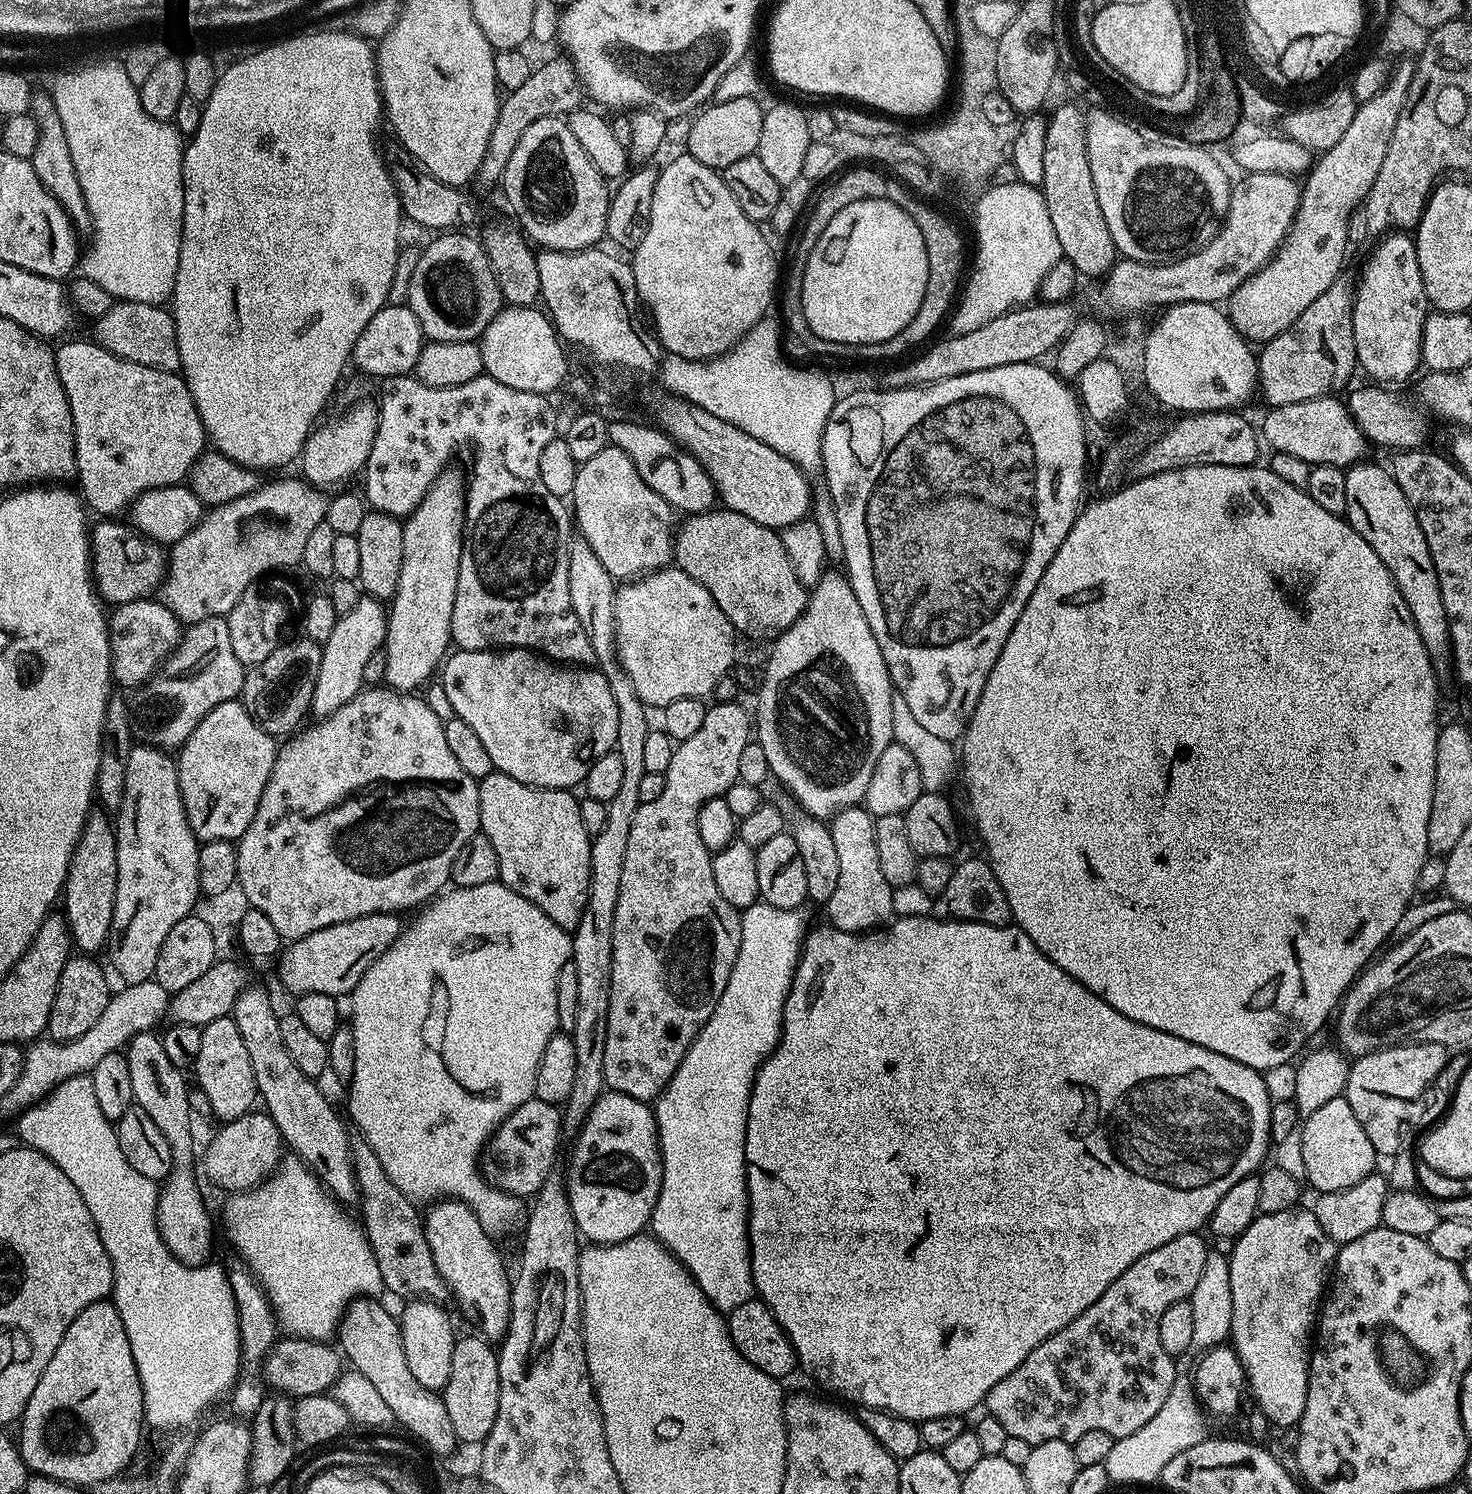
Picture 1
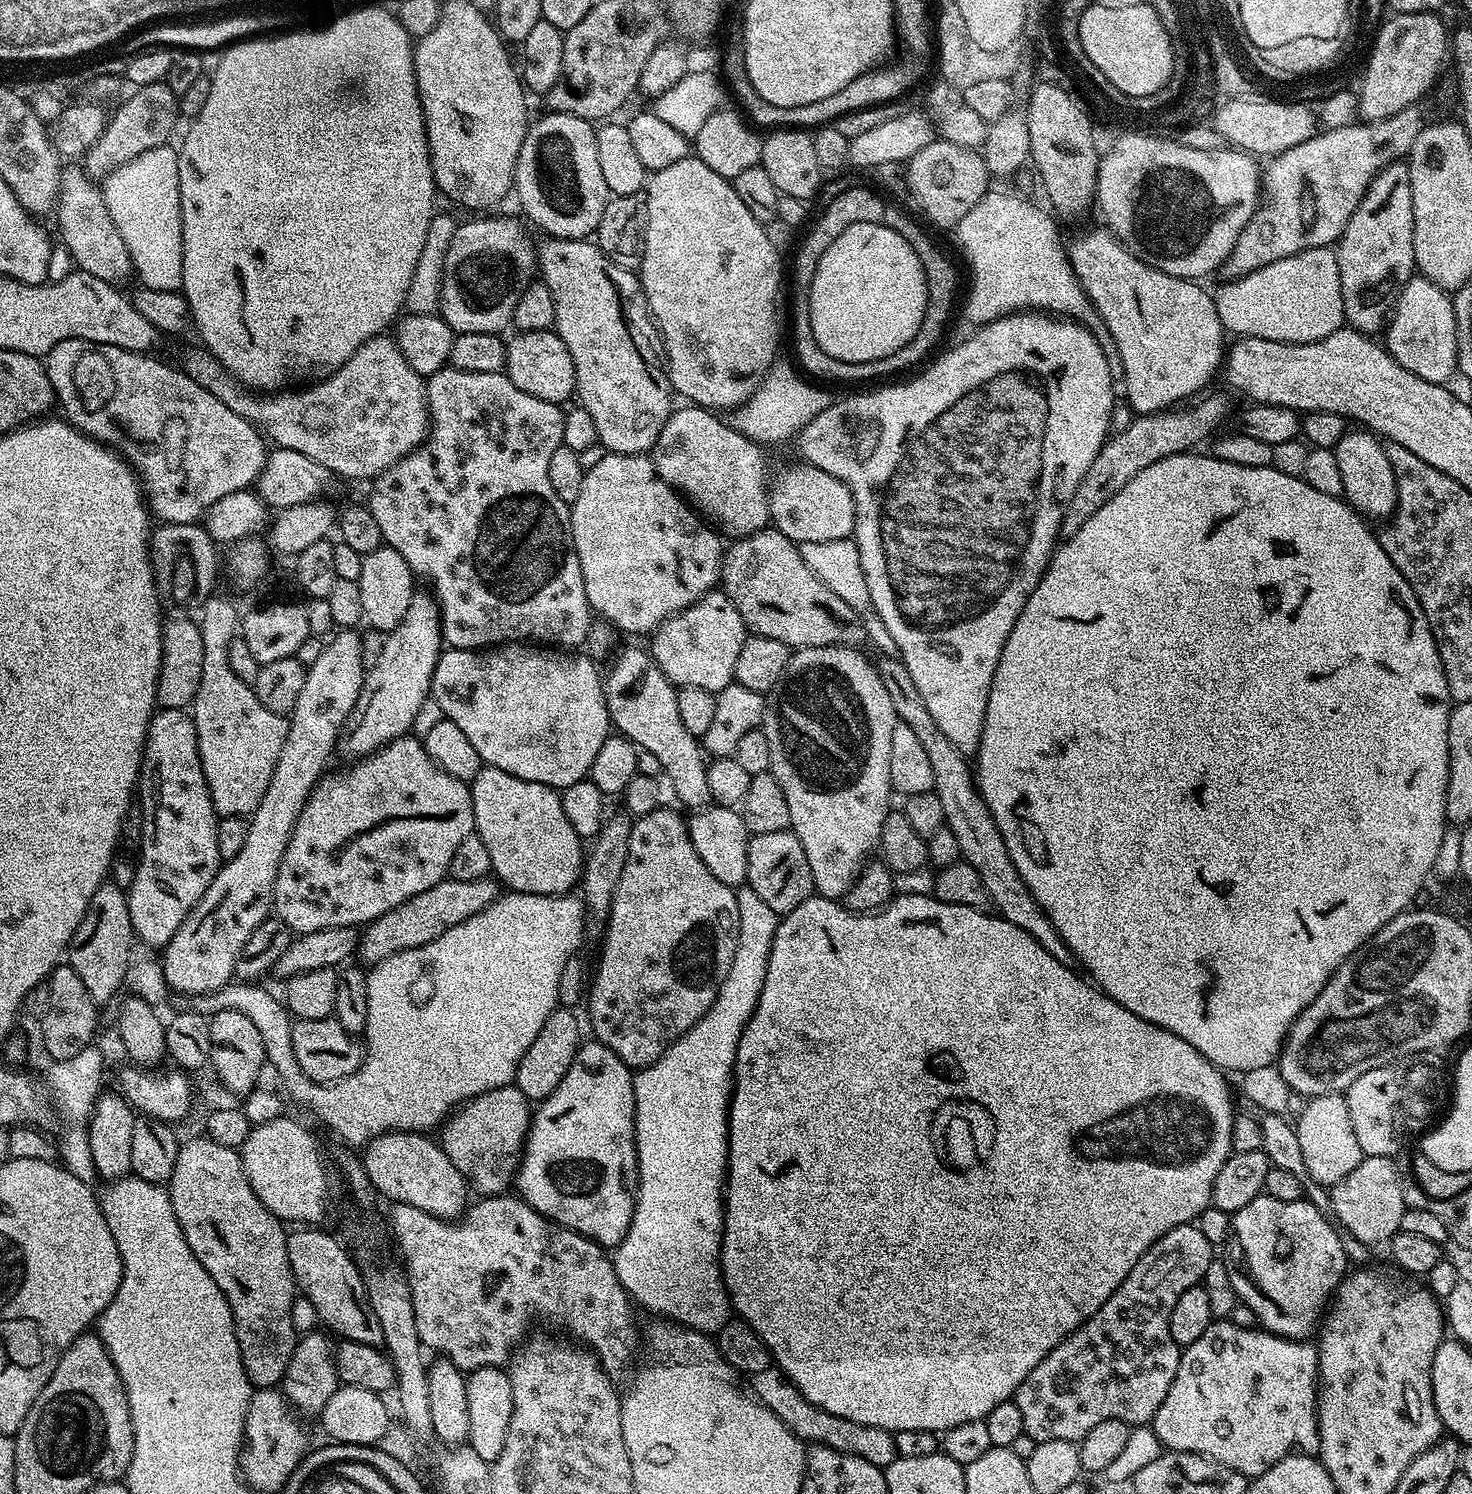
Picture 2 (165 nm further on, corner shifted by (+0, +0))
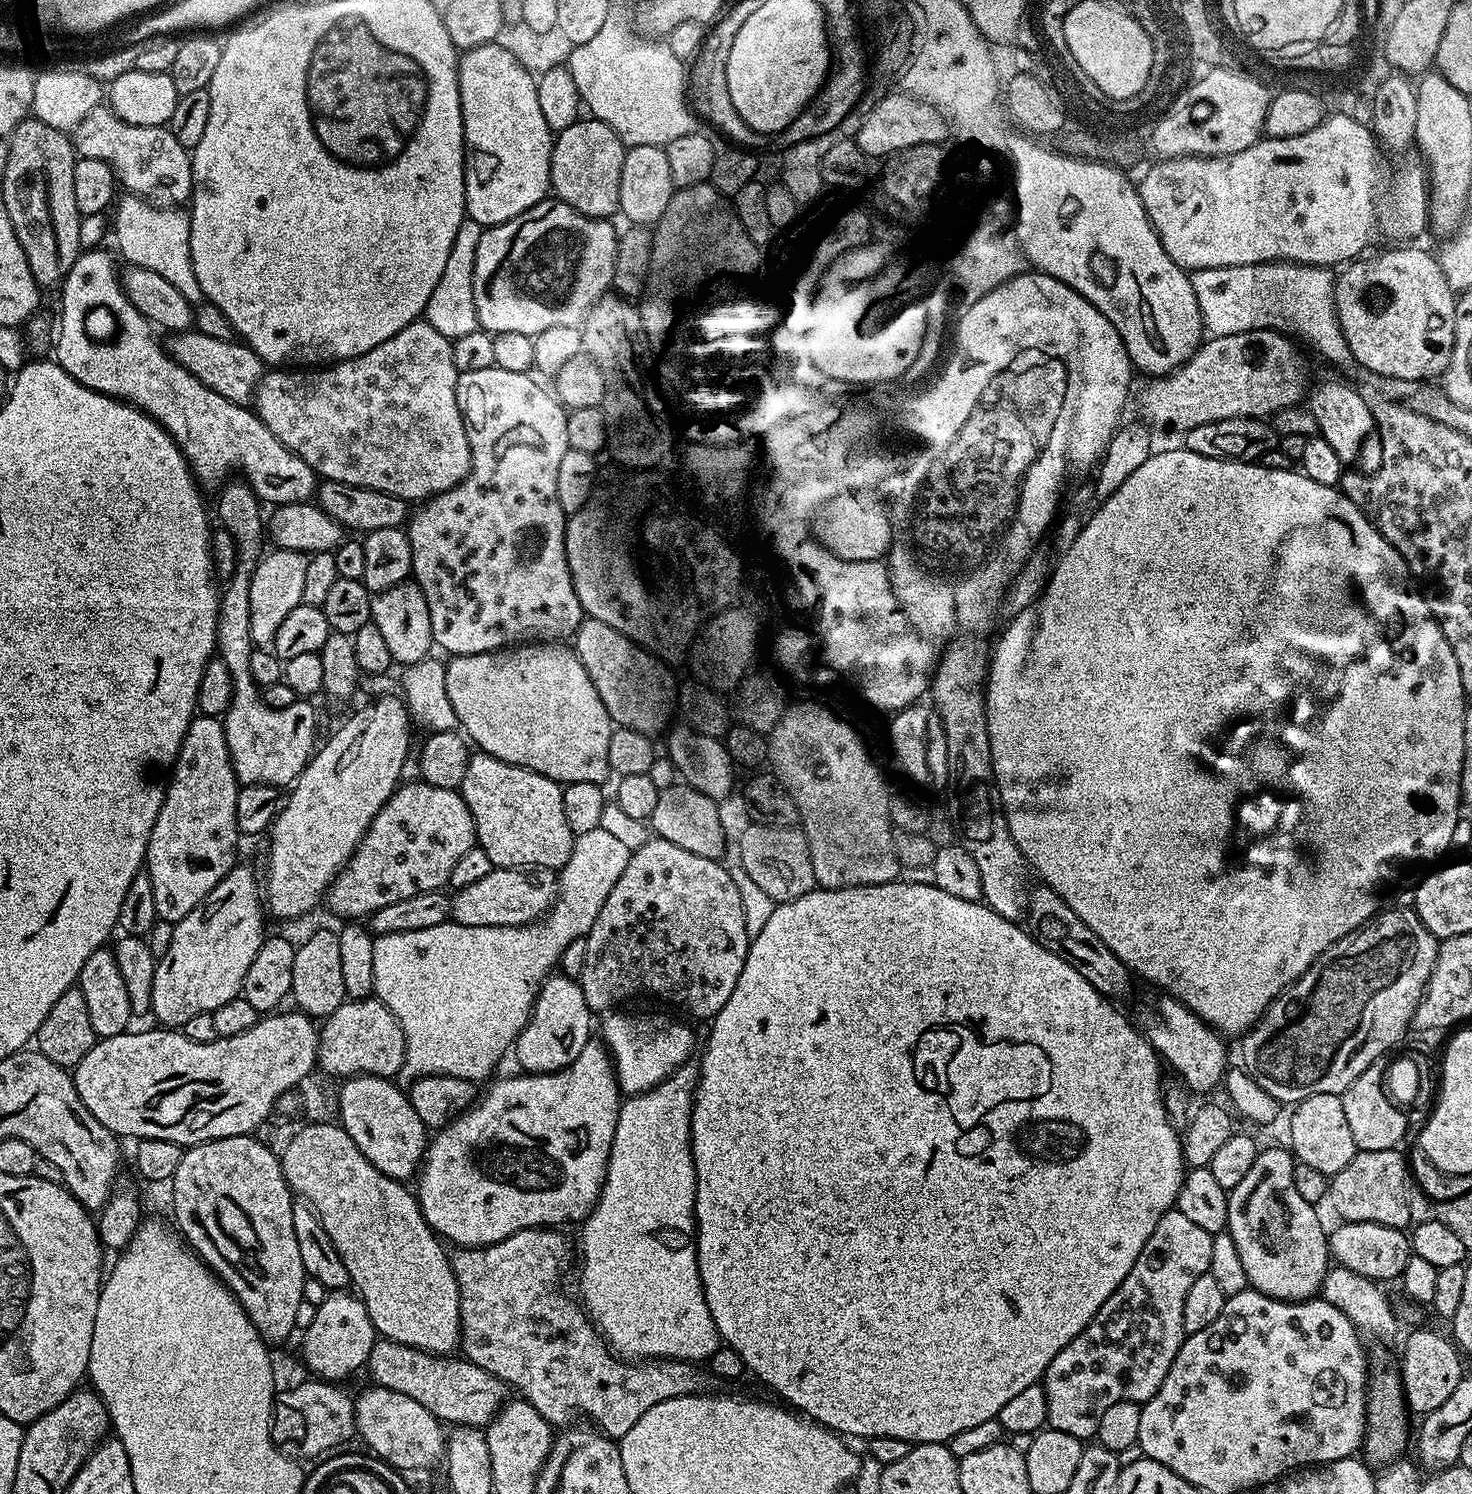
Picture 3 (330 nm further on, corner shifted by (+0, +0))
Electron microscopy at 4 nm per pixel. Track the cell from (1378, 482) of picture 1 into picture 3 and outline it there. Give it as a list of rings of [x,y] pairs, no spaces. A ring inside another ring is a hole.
[[[1324,380],[1314,388],[1306,406],[1314,414],[1314,422],[1318,422],[1319,436],[1330,442],[1345,466],[1355,465],[1362,472],[1378,470],[1378,466],[1382,466],[1382,438],[1378,438],[1372,404],[1364,401],[1344,380]]]

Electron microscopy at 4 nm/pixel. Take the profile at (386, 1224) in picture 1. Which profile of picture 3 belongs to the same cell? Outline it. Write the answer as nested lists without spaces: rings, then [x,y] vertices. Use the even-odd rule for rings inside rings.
[[[555,1227],[546,1228],[527,1228],[526,1230],[518,1230],[518,1234],[510,1234],[510,1238],[502,1238],[502,1242],[494,1242],[488,1244],[485,1248],[462,1248],[451,1257],[452,1269],[454,1270],[454,1278],[458,1282],[458,1290],[460,1291],[460,1343],[463,1359],[468,1360],[474,1366],[482,1366],[482,1370],[486,1370],[490,1374],[494,1374],[494,1378],[501,1380],[503,1384],[516,1388],[521,1397],[527,1400],[530,1406],[534,1406],[534,1410],[538,1410],[538,1414],[542,1414],[542,1418],[546,1418],[549,1424],[553,1426],[564,1426],[569,1423],[571,1416],[576,1416],[581,1412],[584,1416],[589,1416],[591,1423],[595,1425],[599,1431],[606,1436],[611,1436],[613,1440],[619,1442],[626,1434],[626,1430],[630,1430],[630,1426],[634,1426],[634,1422],[638,1422],[638,1418],[642,1418],[642,1414],[646,1414],[646,1410],[650,1410],[650,1406],[658,1406],[658,1402],[666,1402],[667,1400],[683,1400],[685,1398],[700,1398],[708,1392],[714,1384],[712,1373],[703,1367],[697,1366],[692,1362],[683,1362],[681,1360],[645,1360],[643,1362],[629,1362],[620,1359],[615,1352],[608,1346],[608,1341],[600,1335],[600,1329],[588,1319],[588,1313],[584,1311],[579,1303],[576,1304],[568,1296],[560,1293],[560,1279],[564,1276],[564,1271],[574,1264],[574,1244],[563,1236],[563,1231],[557,1230]]]

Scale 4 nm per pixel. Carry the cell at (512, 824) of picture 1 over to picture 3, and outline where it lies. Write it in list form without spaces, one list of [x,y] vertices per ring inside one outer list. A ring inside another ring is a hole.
[[[477,751],[469,755],[466,772],[458,789],[461,798],[472,815],[476,827],[476,842],[486,850],[486,858],[497,868],[521,870],[559,870],[566,866],[572,853],[573,834],[566,826],[566,814],[562,811],[563,787],[529,768],[519,768],[498,758]]]

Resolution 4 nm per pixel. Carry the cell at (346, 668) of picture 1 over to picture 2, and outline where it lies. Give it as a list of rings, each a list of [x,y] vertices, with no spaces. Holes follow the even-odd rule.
[[[356,630],[337,631],[325,643],[322,654],[318,654],[318,662],[307,665],[306,683],[302,685],[302,691],[298,693],[298,702],[294,702],[294,710],[290,713],[286,742],[282,745],[282,754],[278,754],[278,766],[274,766],[270,786],[266,786],[266,794],[262,797],[262,802],[258,802],[258,810],[254,810],[248,820],[246,842],[242,842],[242,850],[238,850],[234,858],[221,863],[214,882],[210,882],[204,897],[196,903],[194,910],[189,912],[188,919],[182,922],[174,938],[163,949],[165,980],[173,993],[181,992],[186,998],[193,998],[208,995],[233,983],[238,954],[242,954],[246,938],[250,938],[250,934],[258,930],[263,920],[269,919],[273,911],[274,878],[278,878],[278,866],[290,842],[290,834],[298,822],[298,814],[302,814],[302,806],[320,781],[320,777],[325,775],[329,767],[328,759],[331,758],[332,752],[334,756],[337,751],[340,733],[343,732],[344,724],[350,718],[354,702],[358,702],[358,694],[364,685],[366,666],[362,662],[360,638],[361,633]]]

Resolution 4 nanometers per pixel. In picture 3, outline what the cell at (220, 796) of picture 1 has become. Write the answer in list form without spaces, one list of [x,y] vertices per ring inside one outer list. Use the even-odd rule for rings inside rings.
[[[240,478],[229,479],[220,490],[214,516],[215,519],[216,516],[220,519],[222,527],[228,528],[236,543],[236,569],[233,570],[228,585],[225,588],[223,585],[220,592],[216,623],[216,652],[232,679],[232,697],[222,715],[226,746],[232,759],[232,769],[241,785],[269,784],[284,790],[295,784],[312,758],[312,742],[316,738],[316,712],[304,698],[298,698],[290,706],[272,708],[264,700],[261,689],[257,688],[250,674],[248,659],[254,650],[250,638],[250,578],[262,555],[260,539],[263,541],[266,536],[262,512],[260,516],[262,501],[249,484]]]

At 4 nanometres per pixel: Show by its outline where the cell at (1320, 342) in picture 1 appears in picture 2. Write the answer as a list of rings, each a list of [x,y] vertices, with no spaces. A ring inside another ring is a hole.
[[[1207,396],[1200,398],[1205,400],[1197,399],[1193,408],[1181,407],[1179,410],[1137,415],[1132,418],[1136,420],[1130,421],[1117,436],[1116,433],[1109,435],[1066,506],[1060,523],[1060,536],[1067,538],[1078,534],[1078,530],[1082,530],[1082,526],[1086,526],[1086,522],[1090,522],[1090,518],[1094,518],[1094,514],[1098,514],[1102,506],[1106,506],[1106,502],[1110,502],[1110,498],[1114,498],[1114,494],[1118,494],[1118,490],[1130,482],[1130,478],[1142,474],[1146,466],[1154,466],[1154,462],[1162,458],[1178,456],[1195,449],[1195,444],[1202,443],[1228,416],[1226,397]]]

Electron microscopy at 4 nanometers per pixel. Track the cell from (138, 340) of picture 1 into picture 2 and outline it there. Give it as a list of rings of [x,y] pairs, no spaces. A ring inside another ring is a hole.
[[[388,334],[362,342],[362,346],[354,350],[351,358],[333,376],[325,376],[319,382],[305,387],[308,388],[305,392],[281,390],[271,394],[257,394],[235,380],[203,346],[196,346],[193,352],[185,354],[182,370],[194,378],[202,390],[210,390],[218,402],[226,402],[234,414],[251,422],[275,447],[306,454],[307,458],[321,463],[336,478],[345,476],[348,480],[371,482],[428,439],[430,417],[424,393],[425,377],[419,376],[410,362],[402,358],[402,350],[398,350],[395,339]]]

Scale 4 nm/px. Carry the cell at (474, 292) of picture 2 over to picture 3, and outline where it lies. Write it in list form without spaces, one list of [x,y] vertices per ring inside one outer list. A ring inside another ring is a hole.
[[[545,198],[506,222],[485,227],[472,258],[472,302],[477,325],[489,334],[513,332],[531,337],[550,326],[579,325],[612,283],[618,235],[617,229],[612,229],[612,222],[582,214],[565,200]]]

